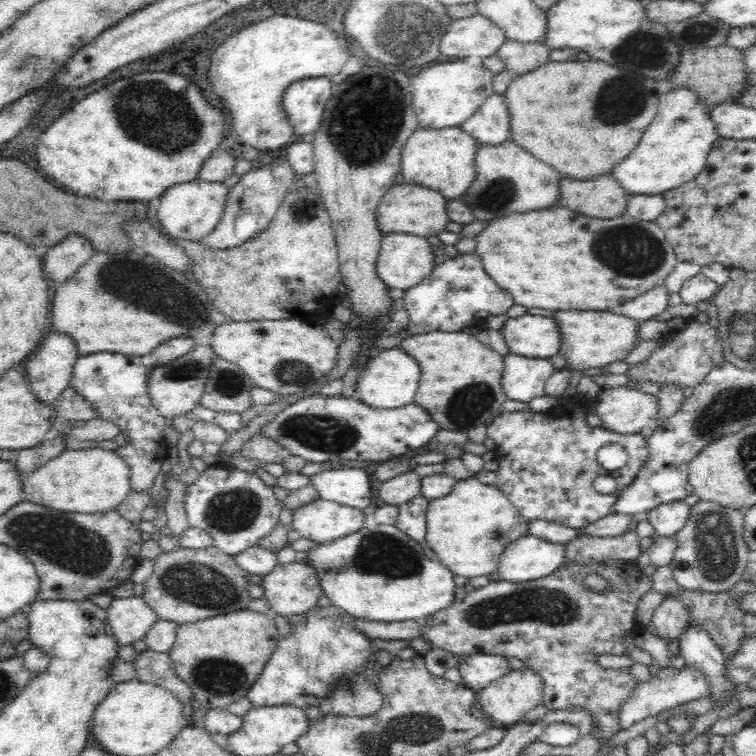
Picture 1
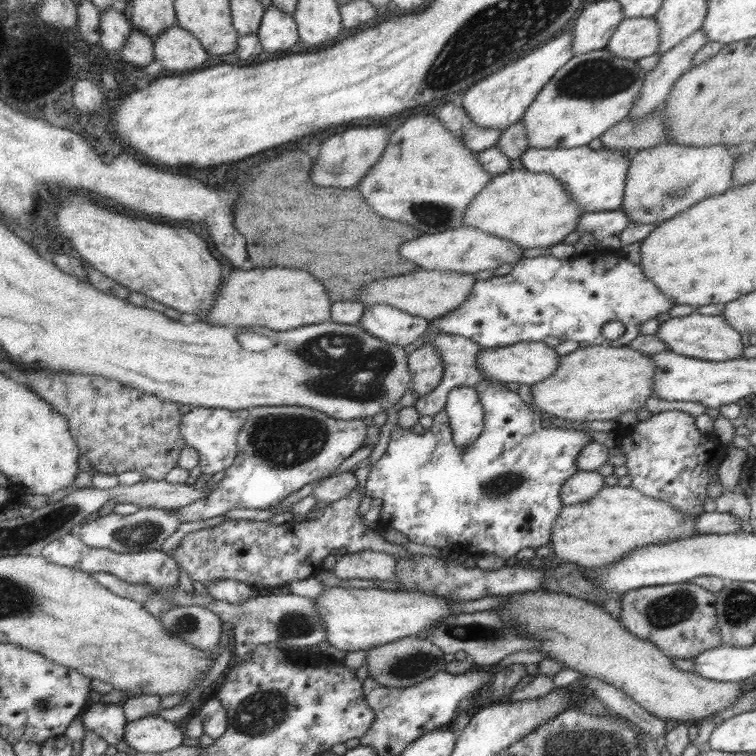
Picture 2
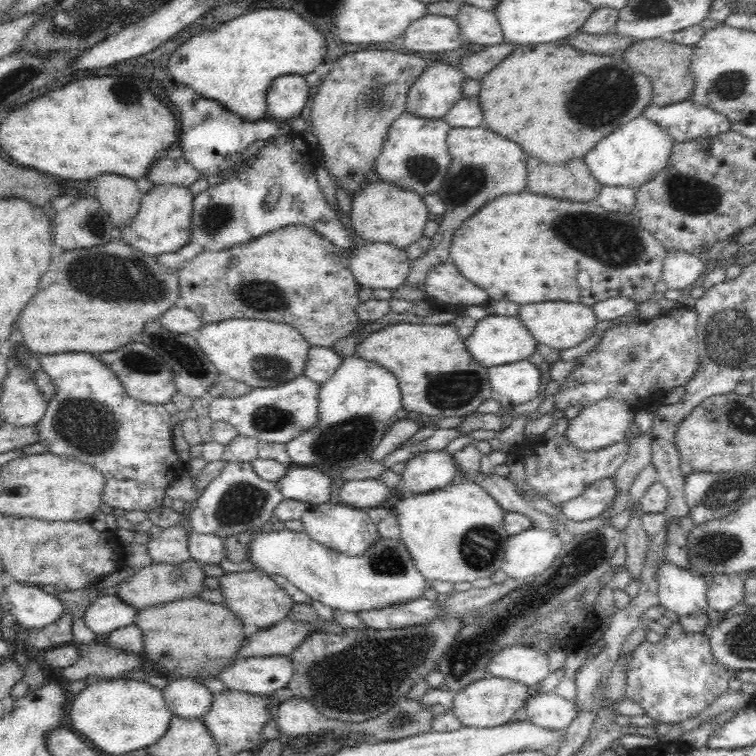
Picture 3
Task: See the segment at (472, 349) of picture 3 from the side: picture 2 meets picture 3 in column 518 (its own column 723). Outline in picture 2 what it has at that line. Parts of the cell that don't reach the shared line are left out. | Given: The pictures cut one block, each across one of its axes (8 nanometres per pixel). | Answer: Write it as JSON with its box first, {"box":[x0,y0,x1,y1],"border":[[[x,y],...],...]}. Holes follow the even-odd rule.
{"box":[654,312,743,362],"border":[[[693,312],[687,316],[670,317],[659,323],[654,335],[663,342],[667,351],[697,360],[719,362],[737,359],[743,349],[741,334],[728,326],[721,315],[705,316]]]}

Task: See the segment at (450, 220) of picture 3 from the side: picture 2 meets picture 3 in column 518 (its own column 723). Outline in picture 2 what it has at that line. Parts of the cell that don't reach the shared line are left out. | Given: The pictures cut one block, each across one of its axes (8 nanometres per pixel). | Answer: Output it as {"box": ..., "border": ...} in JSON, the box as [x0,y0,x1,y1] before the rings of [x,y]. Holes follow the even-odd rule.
{"box":[621,143,743,224],"border":[[[661,143],[642,148],[630,155],[630,164],[626,172],[621,208],[631,223],[658,224],[672,216],[687,210],[700,200],[715,196],[731,188],[731,169],[735,160],[741,156],[743,148],[730,148],[714,144],[713,146],[683,146],[682,144]]]}

